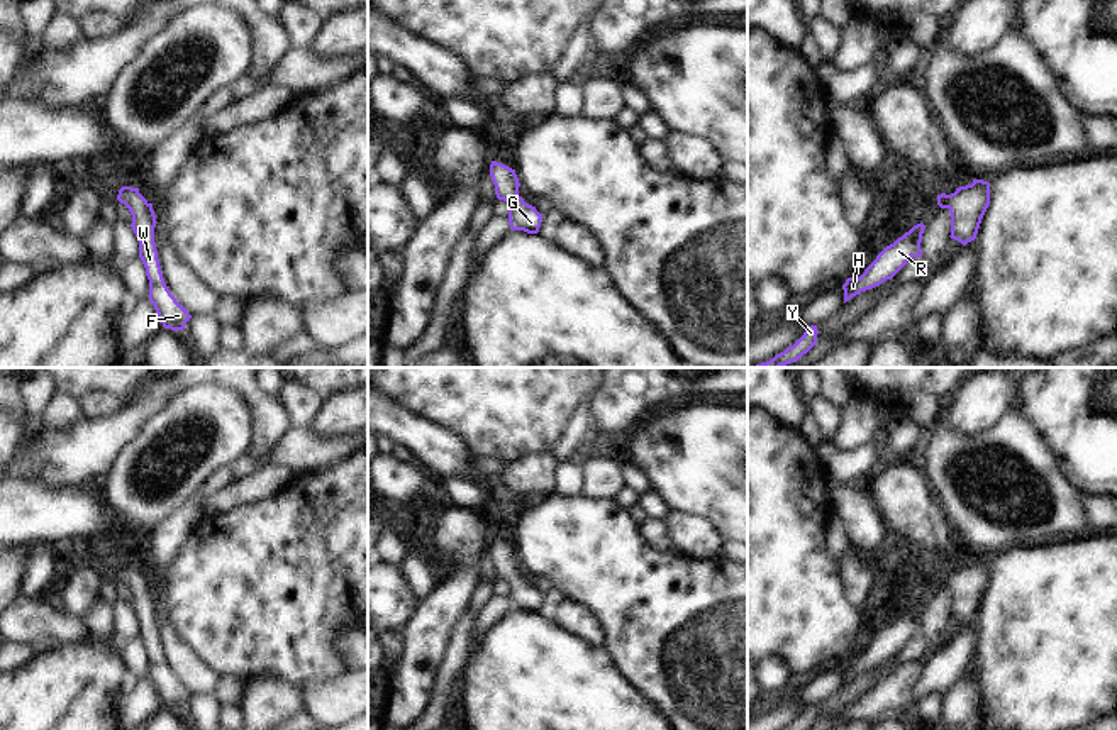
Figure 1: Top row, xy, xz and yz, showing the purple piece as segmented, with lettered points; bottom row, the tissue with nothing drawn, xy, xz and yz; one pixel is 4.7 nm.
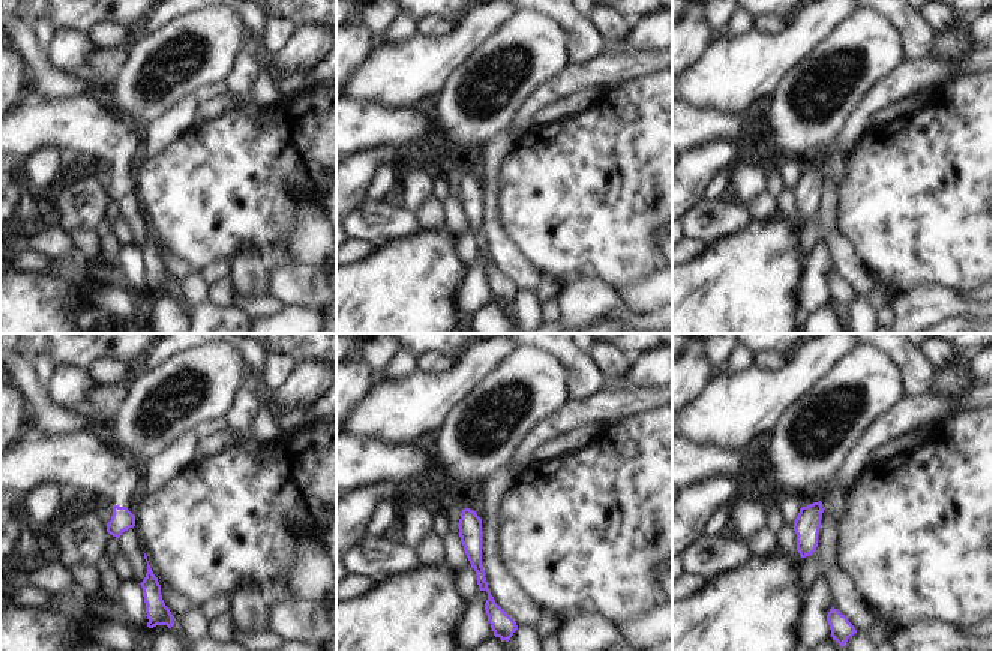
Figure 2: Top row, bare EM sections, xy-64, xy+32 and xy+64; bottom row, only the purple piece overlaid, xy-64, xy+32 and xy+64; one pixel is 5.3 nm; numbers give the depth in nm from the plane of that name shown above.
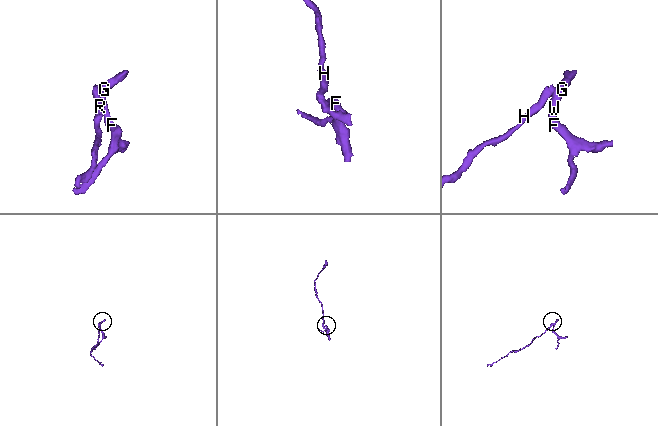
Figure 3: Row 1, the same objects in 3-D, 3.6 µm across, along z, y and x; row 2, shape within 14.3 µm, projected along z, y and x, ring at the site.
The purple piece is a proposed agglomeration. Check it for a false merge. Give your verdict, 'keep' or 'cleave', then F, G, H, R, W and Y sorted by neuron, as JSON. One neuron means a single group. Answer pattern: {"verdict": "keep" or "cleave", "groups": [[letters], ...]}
{"verdict": "keep", "groups": [["F", "G", "H", "R", "W", "Y"]]}

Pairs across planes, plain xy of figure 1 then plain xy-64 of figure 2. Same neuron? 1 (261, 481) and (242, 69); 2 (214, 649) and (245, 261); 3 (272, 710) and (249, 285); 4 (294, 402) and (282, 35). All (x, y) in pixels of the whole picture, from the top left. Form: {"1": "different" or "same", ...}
{"1": "different", "2": "different", "3": "same", "4": "same"}

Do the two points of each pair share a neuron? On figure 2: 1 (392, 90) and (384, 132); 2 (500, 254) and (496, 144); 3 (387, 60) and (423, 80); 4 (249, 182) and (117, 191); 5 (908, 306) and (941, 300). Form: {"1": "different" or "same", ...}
{"1": "different", "2": "same", "3": "same", "4": "different", "5": "same"}

